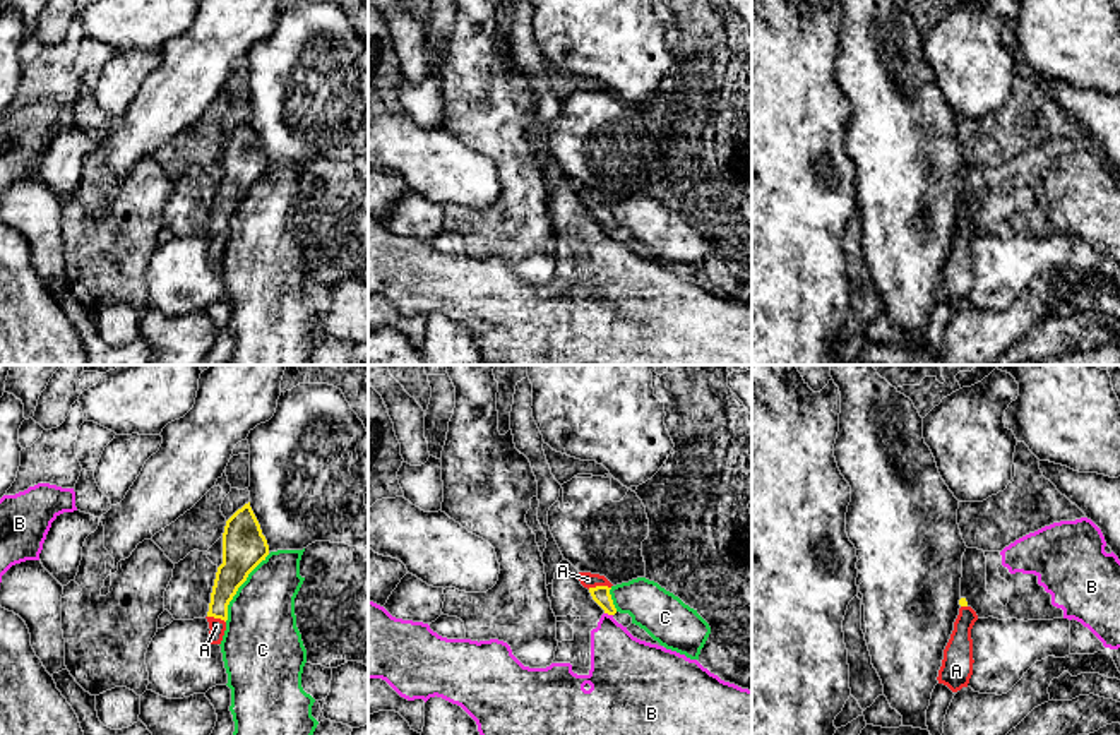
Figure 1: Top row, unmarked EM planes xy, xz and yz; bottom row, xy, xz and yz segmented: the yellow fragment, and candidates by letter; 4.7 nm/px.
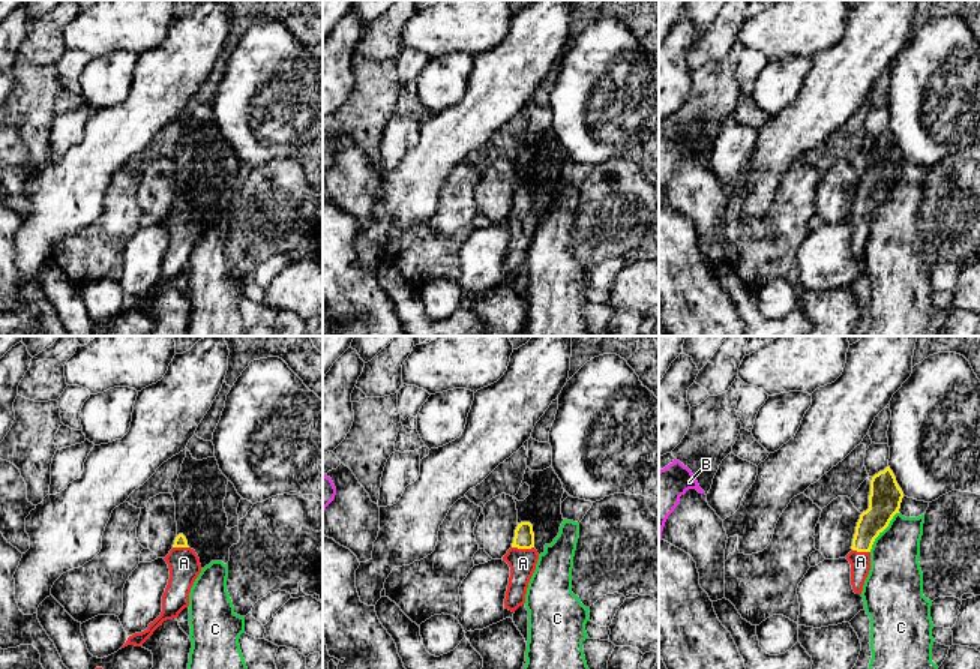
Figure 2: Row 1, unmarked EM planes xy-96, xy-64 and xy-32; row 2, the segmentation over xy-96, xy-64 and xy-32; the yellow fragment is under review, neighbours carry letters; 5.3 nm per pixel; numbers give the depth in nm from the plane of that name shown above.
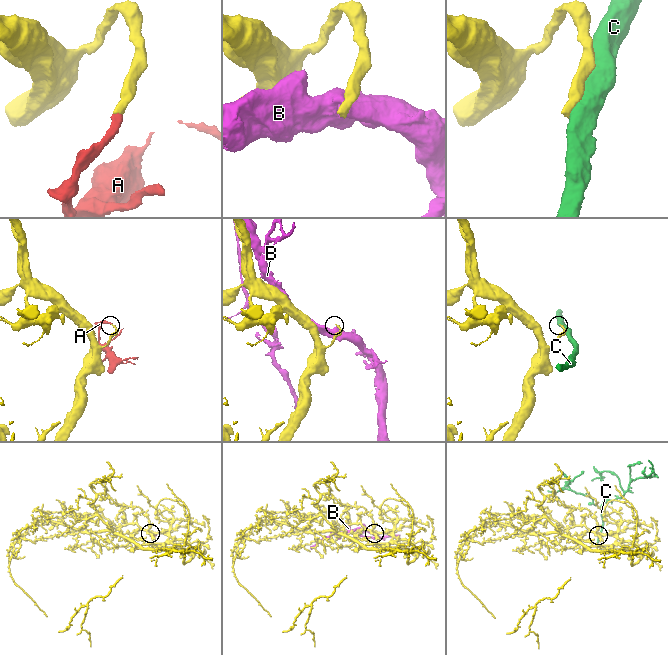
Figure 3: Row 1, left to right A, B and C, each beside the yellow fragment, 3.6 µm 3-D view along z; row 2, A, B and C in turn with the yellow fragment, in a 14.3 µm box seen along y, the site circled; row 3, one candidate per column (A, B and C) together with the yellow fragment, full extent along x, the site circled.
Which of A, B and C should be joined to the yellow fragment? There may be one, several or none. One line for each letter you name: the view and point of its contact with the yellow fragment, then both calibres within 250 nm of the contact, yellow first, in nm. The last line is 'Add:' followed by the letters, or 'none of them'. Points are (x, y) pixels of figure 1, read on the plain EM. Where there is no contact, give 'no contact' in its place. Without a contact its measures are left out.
A: xz (598, 203) | 80/70 nm
Add: A

